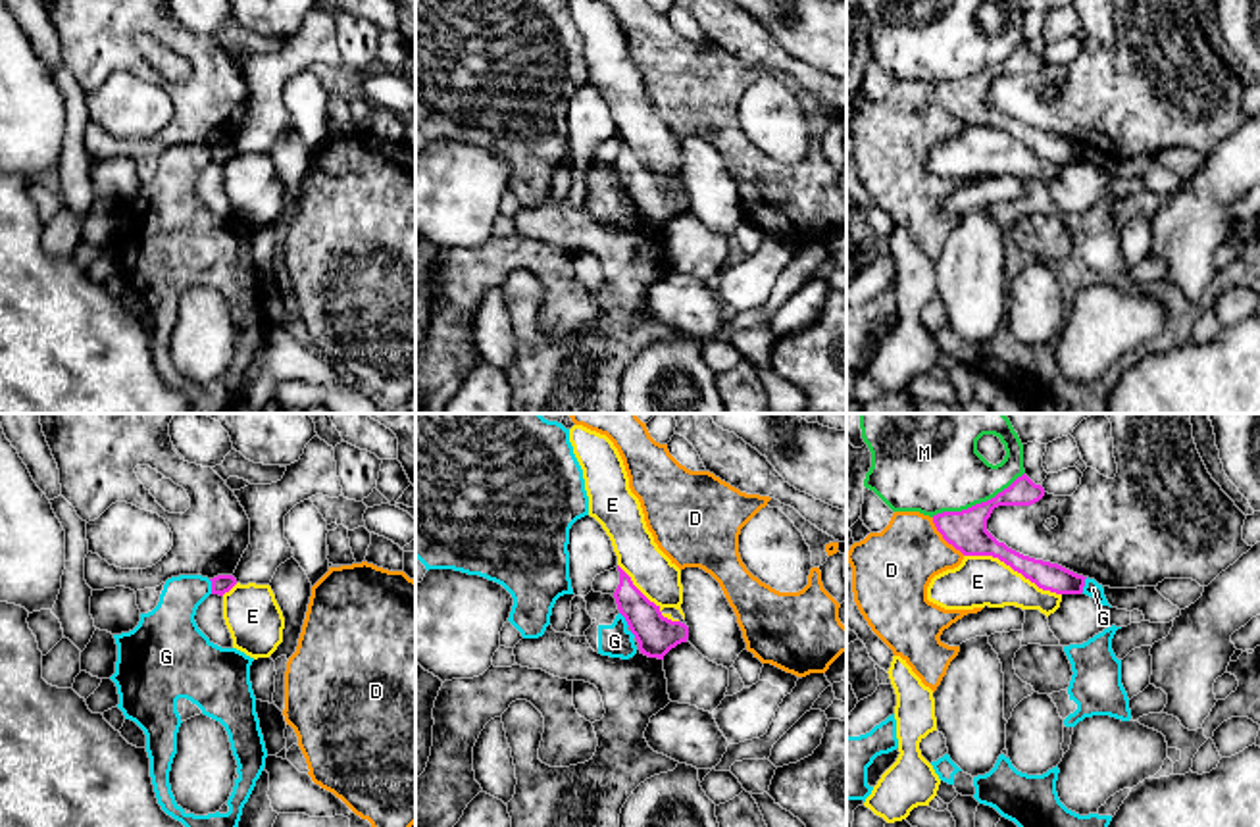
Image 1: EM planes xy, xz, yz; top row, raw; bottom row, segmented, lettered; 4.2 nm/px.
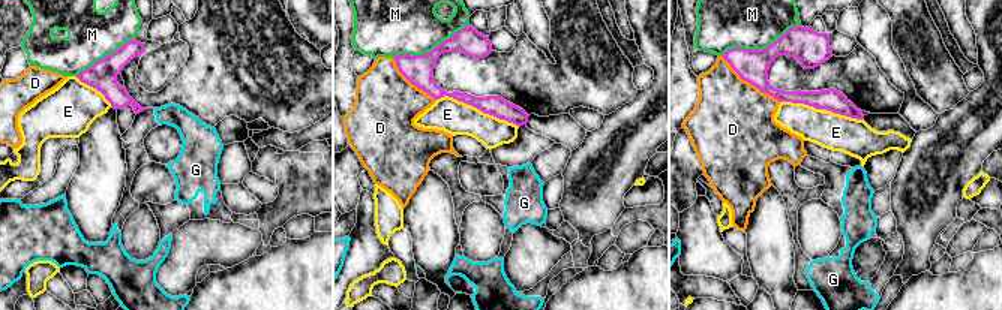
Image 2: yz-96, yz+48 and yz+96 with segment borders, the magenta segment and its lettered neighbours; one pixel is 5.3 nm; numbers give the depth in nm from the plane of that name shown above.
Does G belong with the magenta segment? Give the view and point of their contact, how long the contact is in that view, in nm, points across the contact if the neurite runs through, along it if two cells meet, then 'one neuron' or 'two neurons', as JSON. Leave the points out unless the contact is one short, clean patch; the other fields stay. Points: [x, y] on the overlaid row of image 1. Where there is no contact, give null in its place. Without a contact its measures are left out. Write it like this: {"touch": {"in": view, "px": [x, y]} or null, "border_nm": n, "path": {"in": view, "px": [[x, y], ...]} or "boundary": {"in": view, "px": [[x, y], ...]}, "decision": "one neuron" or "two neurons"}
{"touch": {"in": "xy", "px": [212, 587]}, "border_nm": 70, "boundary": {"in": "xy", "px": [[208, 579], [212, 593]]}, "decision": "two neurons"}

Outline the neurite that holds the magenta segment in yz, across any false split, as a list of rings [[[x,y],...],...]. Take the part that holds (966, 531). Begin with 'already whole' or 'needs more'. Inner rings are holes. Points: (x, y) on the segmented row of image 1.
already whole; [[[1025,473],[995,498],[975,504],[962,512],[943,512],[933,515],[933,523],[943,539],[964,556],[993,556],[1021,573],[1043,590],[1056,594],[1081,594],[1083,575],[1058,564],[1023,556],[987,531],[987,519],[998,506],[1031,506],[1045,496],[1045,489],[1035,485]]]

